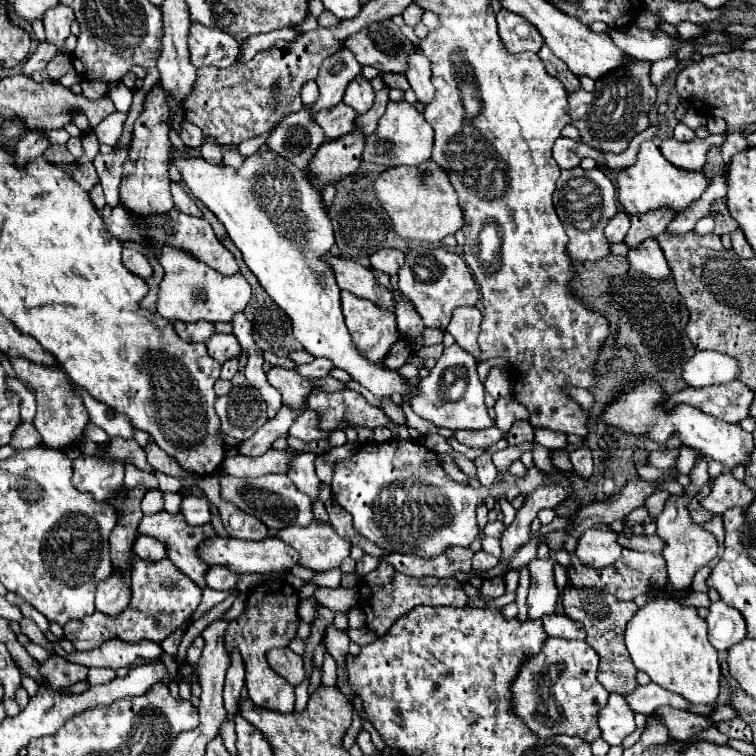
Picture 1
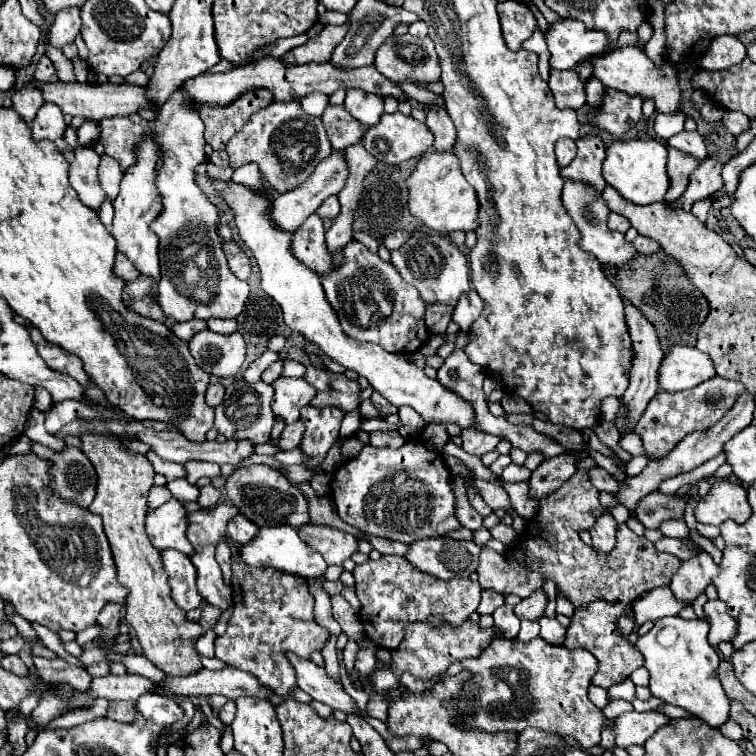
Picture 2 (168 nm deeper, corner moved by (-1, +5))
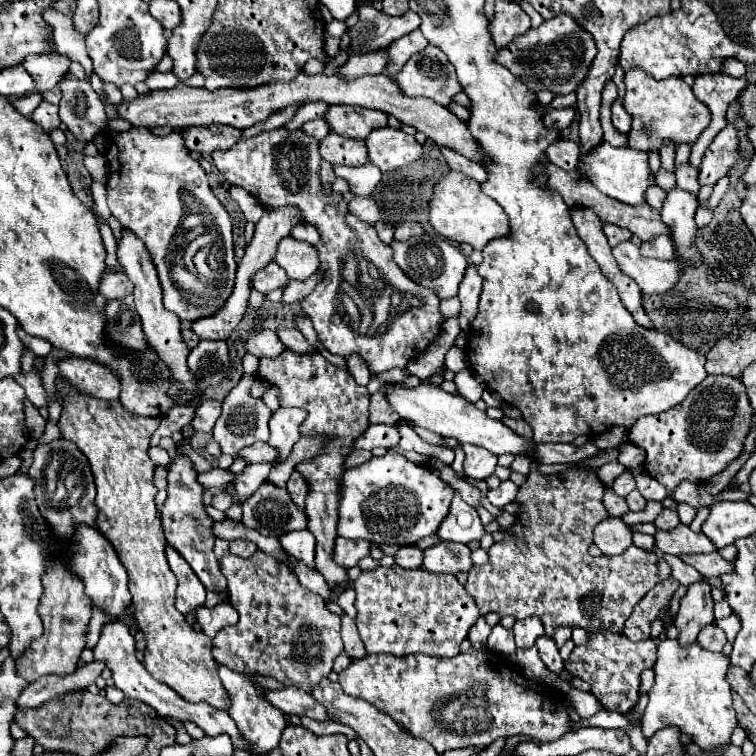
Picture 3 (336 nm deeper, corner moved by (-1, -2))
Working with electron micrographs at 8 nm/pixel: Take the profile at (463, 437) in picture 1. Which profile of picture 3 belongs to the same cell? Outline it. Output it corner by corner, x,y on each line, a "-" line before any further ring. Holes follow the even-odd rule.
464,444
462,446
466,460
464,460
464,476
474,478
474,480
486,480
488,476
494,474
498,458
490,454
488,450
482,450
480,446
474,444

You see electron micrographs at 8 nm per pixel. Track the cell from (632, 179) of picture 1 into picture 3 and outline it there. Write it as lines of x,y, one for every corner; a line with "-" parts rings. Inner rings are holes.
608,142
598,144
596,148
592,148
588,154
584,154
580,158
578,170
582,170
582,174
586,174
586,178
606,196
624,202
624,204
644,204
644,192
648,186
654,184
654,178
648,170
648,154
640,152
640,150
632,150
632,148
614,148

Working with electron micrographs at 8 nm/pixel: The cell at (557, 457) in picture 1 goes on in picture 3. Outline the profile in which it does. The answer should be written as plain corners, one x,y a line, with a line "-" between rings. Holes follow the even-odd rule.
612,460
612,462
604,464
604,466
602,466
602,470
600,470
600,472
596,472
596,474
598,474
598,478
600,478
606,486
610,486
610,482
614,482
614,478
616,478
616,476
620,476
624,470
626,470
626,468
624,468
618,460

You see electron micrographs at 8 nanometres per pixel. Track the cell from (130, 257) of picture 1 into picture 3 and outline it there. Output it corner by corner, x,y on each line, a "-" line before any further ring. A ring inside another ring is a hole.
106,272
100,280
100,288
98,292
106,298
106,300
122,300
126,294
132,294
132,286
130,280
126,278
126,274
114,274
114,272

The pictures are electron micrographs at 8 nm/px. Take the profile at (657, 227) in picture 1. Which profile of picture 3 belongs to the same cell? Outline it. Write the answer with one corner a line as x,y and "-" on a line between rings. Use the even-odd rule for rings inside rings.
728,124
708,146
702,168
700,168
700,186
714,186
728,170
738,162
738,130

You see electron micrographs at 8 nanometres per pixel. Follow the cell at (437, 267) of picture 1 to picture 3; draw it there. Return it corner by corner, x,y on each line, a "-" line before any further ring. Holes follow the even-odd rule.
422,234
422,236
412,236
404,242
392,240
392,250
394,250
394,262
402,268
402,272
406,276
410,276
414,282
418,282
420,286
426,286
430,290
434,290
442,300
452,298
458,294
458,286
462,282
462,276
466,272
466,256
462,254
462,250
454,244
450,244
446,238
434,234

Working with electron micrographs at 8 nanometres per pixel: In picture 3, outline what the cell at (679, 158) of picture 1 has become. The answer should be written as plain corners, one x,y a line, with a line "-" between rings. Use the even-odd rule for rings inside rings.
678,188
668,192
660,218
670,230
676,254
692,268
702,264
702,254
694,246
698,234
694,214
696,214
696,198
692,194
686,194
684,190

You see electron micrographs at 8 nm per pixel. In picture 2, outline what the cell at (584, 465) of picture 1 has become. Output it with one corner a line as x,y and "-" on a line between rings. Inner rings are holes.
592,467
588,471
588,477
592,481
592,485
598,489
598,491
608,491
608,493
614,493
618,491
618,481
614,481
614,477
604,469
604,467

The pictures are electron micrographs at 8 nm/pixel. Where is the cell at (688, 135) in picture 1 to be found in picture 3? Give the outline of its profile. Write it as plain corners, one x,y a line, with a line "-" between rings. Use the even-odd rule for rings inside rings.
690,164
676,166
674,174
676,174
676,184
678,184
678,188
682,188
682,190
686,190
686,192
690,192
690,194
694,194
694,196
698,196
698,192
700,192
698,172
696,172

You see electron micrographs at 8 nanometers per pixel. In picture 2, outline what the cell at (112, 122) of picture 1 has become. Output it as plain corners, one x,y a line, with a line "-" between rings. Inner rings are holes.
178,87
168,103
160,109
156,121
142,121
140,115
106,117
100,121
100,141
106,155
120,161
122,169
134,163
134,145
146,131
156,133
158,145
164,151
164,167
158,173
156,185
162,195
162,215
152,223
152,231
160,239
160,283
158,305
172,321
238,317
250,295
248,281
236,279
226,263
216,233
218,209
194,183
194,167
204,161
204,123
194,107
194,99

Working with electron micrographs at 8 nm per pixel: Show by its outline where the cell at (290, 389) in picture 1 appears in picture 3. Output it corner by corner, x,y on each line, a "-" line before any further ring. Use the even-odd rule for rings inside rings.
278,408
272,414
268,444
278,452
278,458
274,462
284,462
290,456
292,446
300,438
300,424
304,422
304,418
306,412
298,408
286,408
286,410

